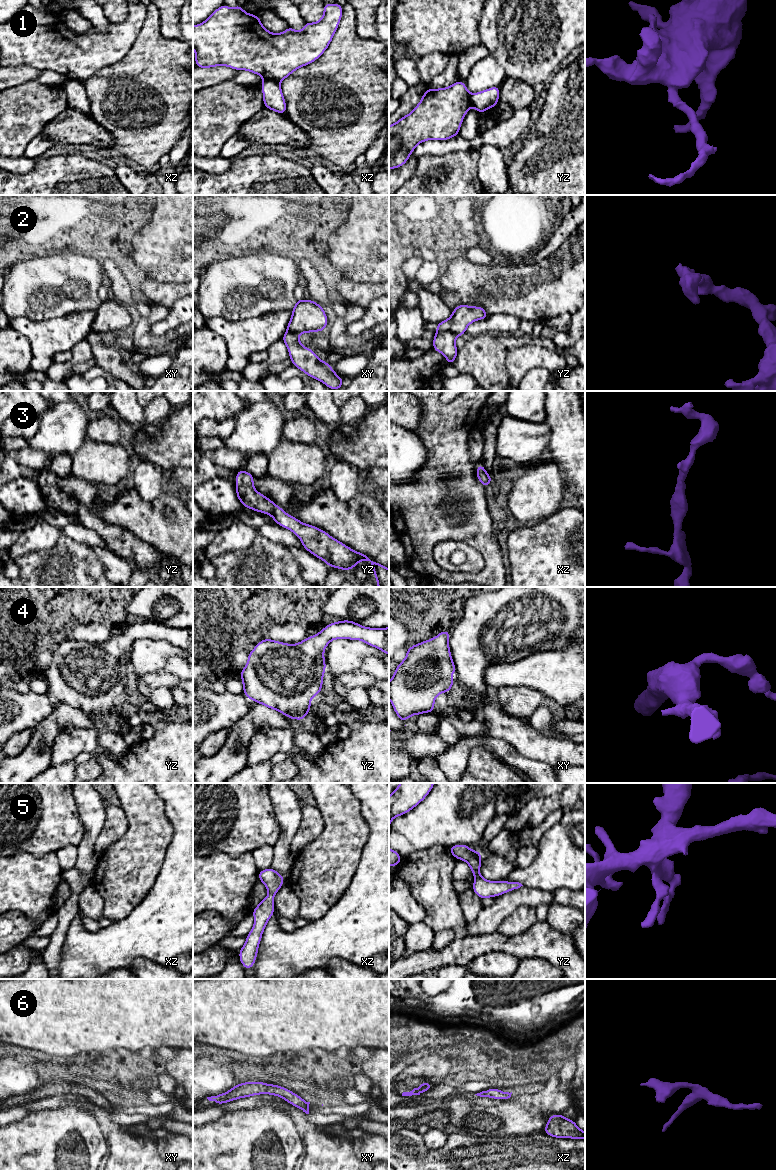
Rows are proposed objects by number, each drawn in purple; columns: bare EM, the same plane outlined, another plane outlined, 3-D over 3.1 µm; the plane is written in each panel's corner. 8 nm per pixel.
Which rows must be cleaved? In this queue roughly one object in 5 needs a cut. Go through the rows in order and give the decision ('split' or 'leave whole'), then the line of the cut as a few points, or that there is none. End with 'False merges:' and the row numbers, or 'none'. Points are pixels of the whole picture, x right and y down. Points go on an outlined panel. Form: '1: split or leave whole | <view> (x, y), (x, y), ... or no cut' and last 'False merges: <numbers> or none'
1: split | xz (264, 79), (278, 83)
2: split | yz (438, 330), (449, 330), (457, 335)
3: leave whole | no cut
4: leave whole | no cut
5: leave whole | no cut
6: leave whole | no cut
False merges: 1, 2

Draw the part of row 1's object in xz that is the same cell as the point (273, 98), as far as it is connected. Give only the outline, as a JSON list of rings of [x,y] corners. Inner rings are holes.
[[[264,80],[261,84],[264,107],[285,115],[287,106],[279,83]]]

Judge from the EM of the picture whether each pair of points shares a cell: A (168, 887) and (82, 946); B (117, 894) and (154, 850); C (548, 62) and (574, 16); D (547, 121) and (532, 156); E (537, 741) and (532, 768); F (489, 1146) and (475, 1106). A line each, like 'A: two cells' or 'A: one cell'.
A: one cell
B: one cell
C: one cell
D: one cell
E: two cells
F: two cells

